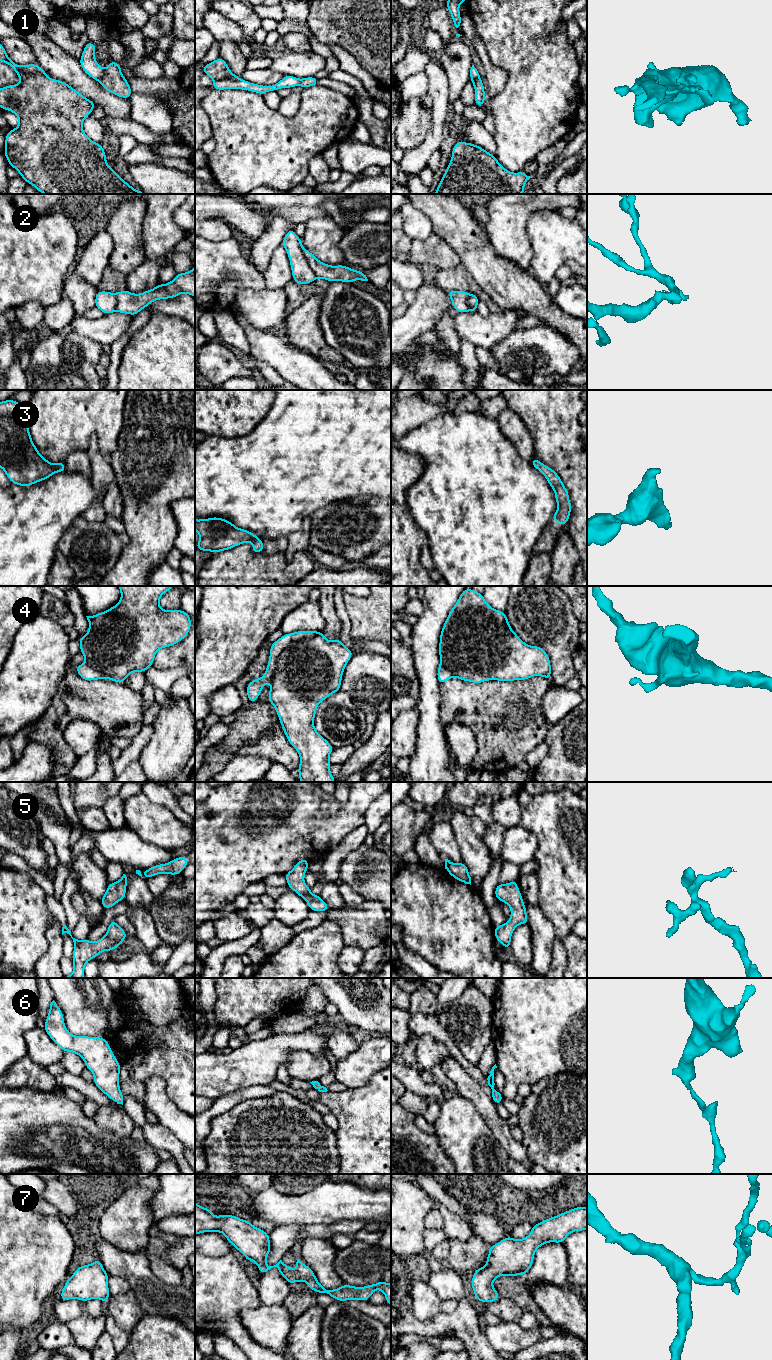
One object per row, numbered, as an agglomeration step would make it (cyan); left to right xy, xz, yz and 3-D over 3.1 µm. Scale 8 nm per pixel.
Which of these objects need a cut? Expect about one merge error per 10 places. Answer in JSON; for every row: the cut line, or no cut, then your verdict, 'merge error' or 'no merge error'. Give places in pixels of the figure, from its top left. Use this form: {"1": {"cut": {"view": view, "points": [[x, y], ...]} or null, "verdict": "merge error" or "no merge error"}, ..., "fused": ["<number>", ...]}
{"1": {"cut": null, "verdict": "no merge error"}, "2": {"cut": {"view": "xz", "points": [[302, 248], [306, 262], [317, 277]]}, "verdict": "merge error"}, "3": {"cut": null, "verdict": "no merge error"}, "4": {"cut": {"view": "xz", "points": [[319, 632], [295, 641], [285, 648], [277, 659], [270, 680]]}, "verdict": "merge error"}, "5": {"cut": null, "verdict": "no merge error"}, "6": {"cut": null, "verdict": "no merge error"}, "7": {"cut": null, "verdict": "no merge error"}, "fused": ["2", "4"]}

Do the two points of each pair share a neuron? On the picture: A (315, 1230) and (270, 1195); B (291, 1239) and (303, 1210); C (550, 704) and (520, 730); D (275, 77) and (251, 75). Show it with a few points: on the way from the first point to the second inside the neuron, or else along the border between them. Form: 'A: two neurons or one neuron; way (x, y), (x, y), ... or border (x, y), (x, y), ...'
A: two neurons; border (332, 1222), (305, 1225)
B: two neurons; border (304, 1224), (277, 1223), (275, 1225)
C: two neurons; border (541, 705), (544, 719), (550, 726)
D: one neuron; way (269, 77), (257, 76)

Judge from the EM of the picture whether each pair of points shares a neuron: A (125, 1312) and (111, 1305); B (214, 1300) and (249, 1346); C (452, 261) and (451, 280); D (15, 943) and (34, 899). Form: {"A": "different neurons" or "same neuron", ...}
{"A": "same neuron", "B": "same neuron", "C": "different neurons", "D": "same neuron"}

